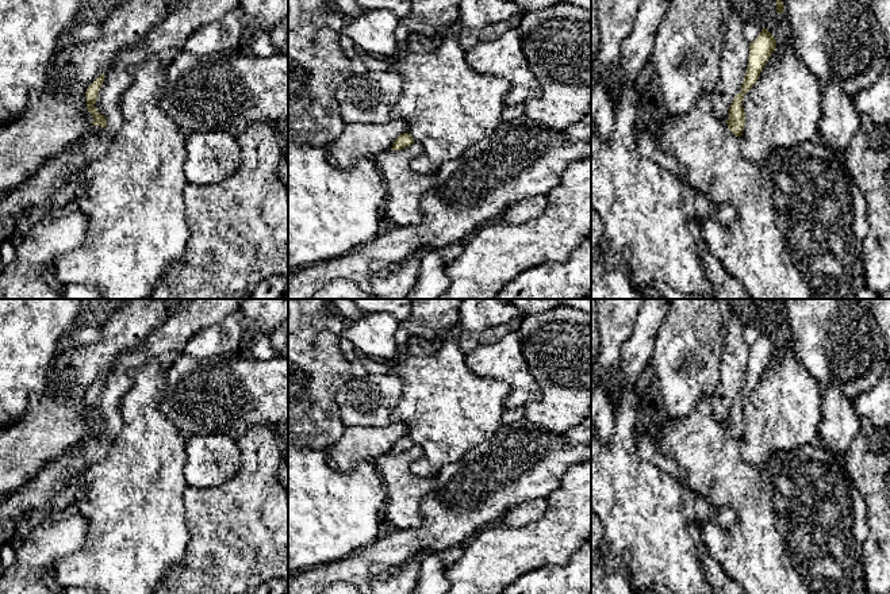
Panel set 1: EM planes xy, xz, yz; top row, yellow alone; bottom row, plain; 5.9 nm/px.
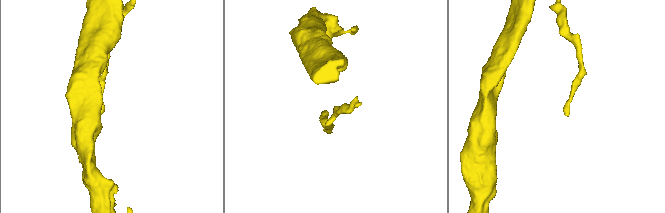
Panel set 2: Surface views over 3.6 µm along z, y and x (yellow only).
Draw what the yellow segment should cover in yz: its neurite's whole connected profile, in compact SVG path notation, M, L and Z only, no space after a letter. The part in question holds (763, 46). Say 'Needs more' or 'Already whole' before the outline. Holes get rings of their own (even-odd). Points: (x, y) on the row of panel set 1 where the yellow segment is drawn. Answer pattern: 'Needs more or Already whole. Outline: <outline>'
Already whole. Outline: M763 27L757 38L749 43L748 69L745 72L741 92L734 96L729 108L729 118L726 120L729 130L739 138L743 135L745 126L745 111L743 107L744 95L757 81L760 72L775 49L776 41L766 27Z

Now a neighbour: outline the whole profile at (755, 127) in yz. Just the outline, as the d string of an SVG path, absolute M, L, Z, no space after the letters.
M793 45L776 46L757 81L744 95L741 156L766 166L775 149L820 141L822 88Z

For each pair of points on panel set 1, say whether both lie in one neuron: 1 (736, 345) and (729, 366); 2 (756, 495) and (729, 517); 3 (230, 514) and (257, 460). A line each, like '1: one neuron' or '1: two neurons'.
1: one neuron
2: two neurons
3: one neuron

